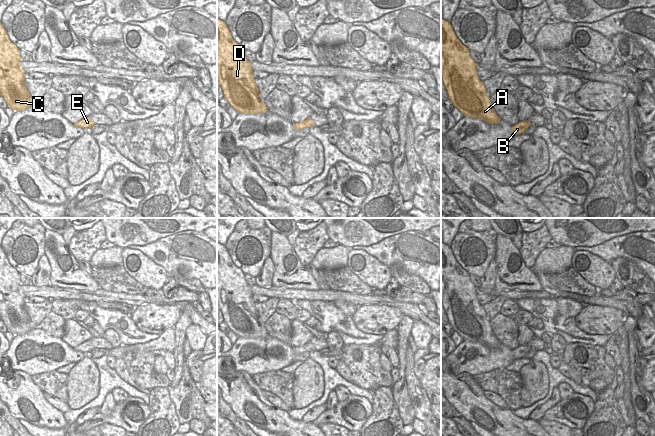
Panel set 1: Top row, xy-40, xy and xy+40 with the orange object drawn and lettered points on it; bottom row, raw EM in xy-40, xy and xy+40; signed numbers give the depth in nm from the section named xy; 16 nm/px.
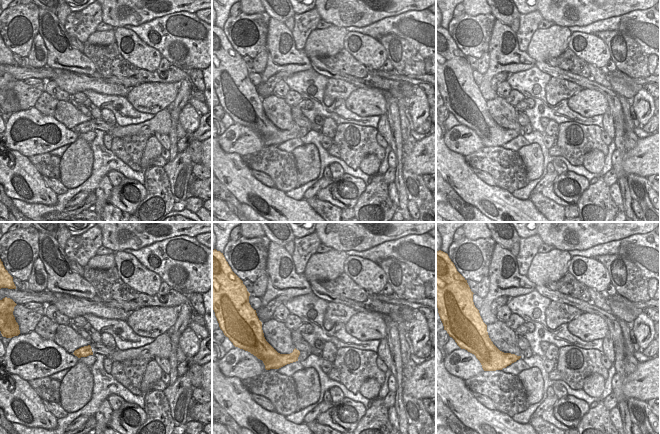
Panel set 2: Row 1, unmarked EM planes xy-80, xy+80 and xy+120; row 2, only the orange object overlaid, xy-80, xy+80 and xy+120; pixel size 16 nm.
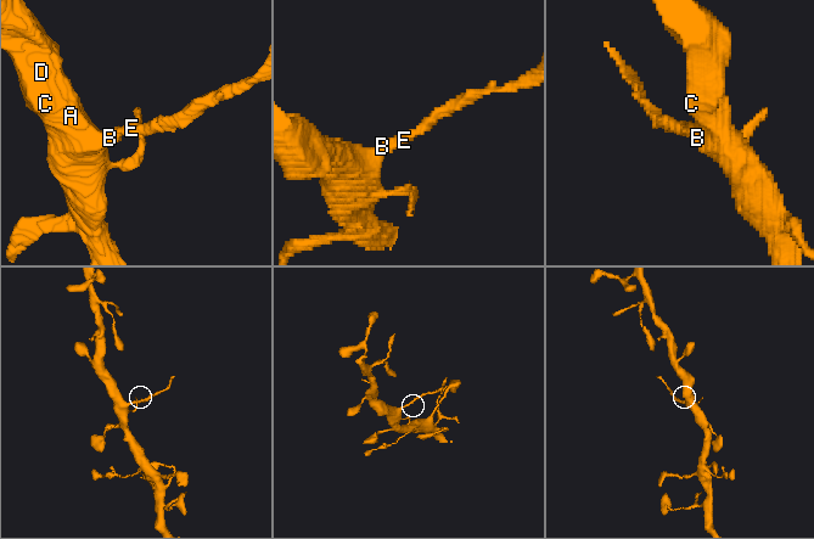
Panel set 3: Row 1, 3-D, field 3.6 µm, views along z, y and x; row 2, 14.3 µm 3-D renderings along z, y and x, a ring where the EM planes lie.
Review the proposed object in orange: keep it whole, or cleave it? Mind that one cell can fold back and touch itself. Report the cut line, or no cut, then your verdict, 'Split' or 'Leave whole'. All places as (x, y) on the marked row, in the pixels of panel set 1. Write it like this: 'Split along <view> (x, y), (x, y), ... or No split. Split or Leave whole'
Split along xy (303, 122), (302, 127). Split.

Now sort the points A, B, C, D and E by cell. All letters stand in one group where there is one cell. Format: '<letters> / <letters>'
A B C D / E

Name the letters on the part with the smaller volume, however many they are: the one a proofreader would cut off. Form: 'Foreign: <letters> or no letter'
Foreign: E

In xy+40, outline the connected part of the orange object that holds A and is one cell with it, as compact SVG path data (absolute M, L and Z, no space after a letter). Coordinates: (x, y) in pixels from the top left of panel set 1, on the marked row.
M441 18L441 79L449 100L463 116L478 118L489 124L498 124L501 119L492 107L477 70L478 66L471 58L469 49L457 38L451 24Z

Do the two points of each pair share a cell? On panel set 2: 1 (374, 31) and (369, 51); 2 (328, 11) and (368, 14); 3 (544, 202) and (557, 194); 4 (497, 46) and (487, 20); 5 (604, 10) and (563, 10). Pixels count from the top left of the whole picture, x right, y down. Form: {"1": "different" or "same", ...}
{"1": "different", "2": "same", "3": "different", "4": "different", "5": "same"}

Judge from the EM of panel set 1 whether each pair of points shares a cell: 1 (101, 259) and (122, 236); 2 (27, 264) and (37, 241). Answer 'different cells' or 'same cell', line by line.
1: different cells
2: same cell

